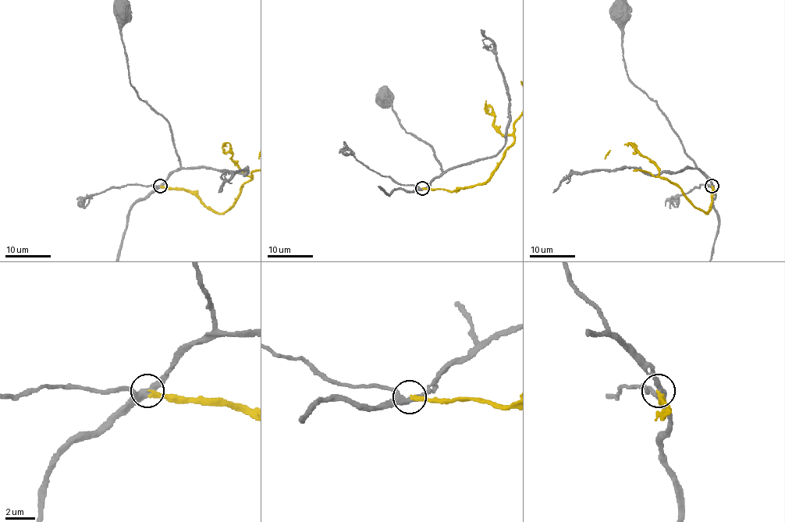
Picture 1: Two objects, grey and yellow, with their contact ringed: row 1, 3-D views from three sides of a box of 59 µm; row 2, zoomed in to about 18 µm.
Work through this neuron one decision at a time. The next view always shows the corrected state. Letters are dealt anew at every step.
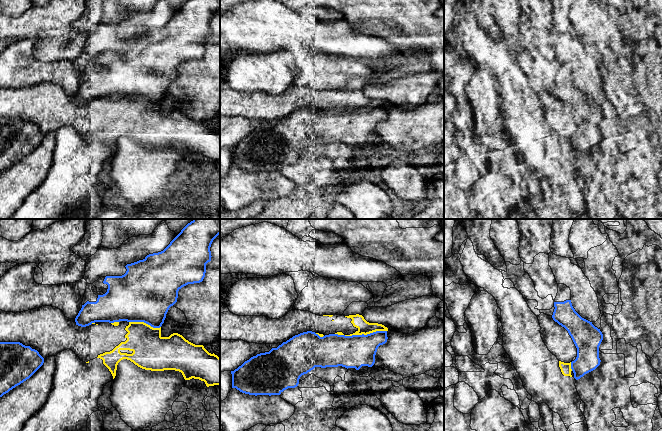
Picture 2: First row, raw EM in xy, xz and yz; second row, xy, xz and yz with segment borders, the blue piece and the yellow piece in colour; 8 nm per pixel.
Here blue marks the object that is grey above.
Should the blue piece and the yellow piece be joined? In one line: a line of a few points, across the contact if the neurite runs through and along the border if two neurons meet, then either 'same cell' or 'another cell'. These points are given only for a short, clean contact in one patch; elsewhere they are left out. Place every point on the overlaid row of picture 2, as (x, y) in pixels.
another cell

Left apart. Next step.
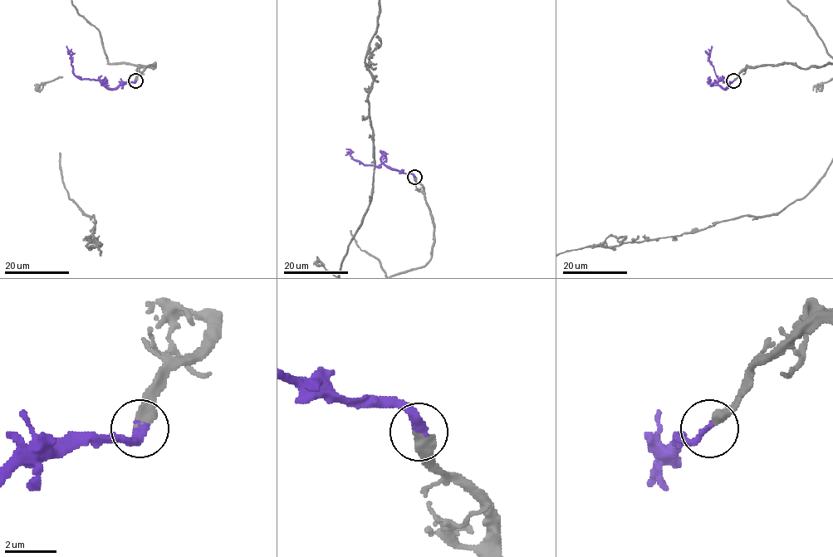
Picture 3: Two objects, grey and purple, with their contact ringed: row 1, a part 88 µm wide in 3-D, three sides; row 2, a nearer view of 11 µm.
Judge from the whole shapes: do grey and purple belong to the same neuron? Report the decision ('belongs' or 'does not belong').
belongs

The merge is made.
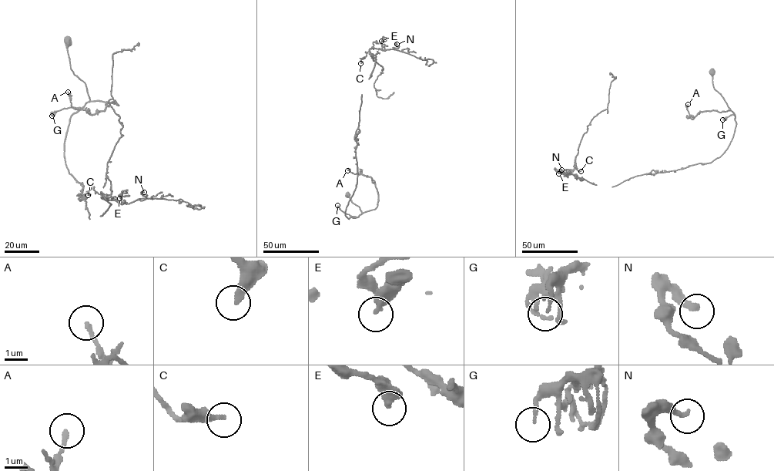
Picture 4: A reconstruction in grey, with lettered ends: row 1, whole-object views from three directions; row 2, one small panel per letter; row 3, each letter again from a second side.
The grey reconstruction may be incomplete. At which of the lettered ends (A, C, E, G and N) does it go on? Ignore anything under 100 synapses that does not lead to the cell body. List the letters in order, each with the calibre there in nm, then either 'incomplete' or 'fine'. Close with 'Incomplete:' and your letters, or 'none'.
A: calibre 170 nm; fine
C: calibre 260 nm; fine
E: calibre 400 nm; fine
G: calibre 140 nm; fine
N: calibre 280 nm; fine
Incomplete: none

